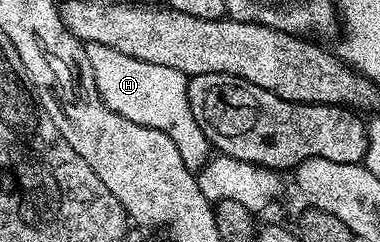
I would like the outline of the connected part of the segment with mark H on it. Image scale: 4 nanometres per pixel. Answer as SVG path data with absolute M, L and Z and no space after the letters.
M89 43L86 48L87 60L93 69L99 95L109 110L116 111L118 115L137 125L164 131L177 145L187 167L202 169L208 164L213 148L191 112L191 102L187 99L189 77L185 73L169 69L165 65L137 61L105 45Z

